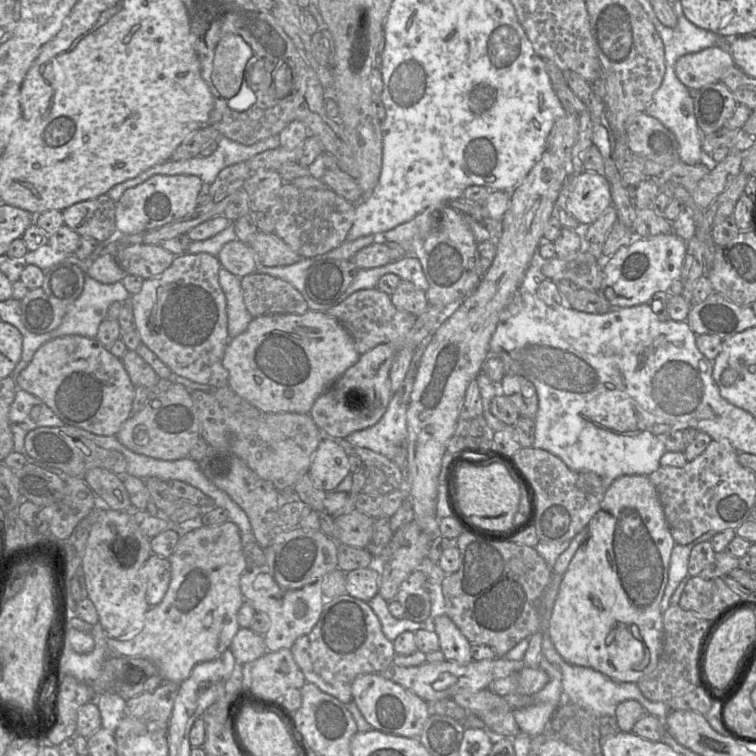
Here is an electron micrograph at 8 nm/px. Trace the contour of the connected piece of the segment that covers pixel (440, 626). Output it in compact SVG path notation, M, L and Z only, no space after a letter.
M447 615L434 616L430 627L438 635L439 649L446 660L458 664L468 664L473 660L470 642Z

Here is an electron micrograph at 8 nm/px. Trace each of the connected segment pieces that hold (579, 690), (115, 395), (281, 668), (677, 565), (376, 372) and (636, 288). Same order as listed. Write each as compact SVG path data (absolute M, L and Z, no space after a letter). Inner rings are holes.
M543 632L542 635L541 654L550 663L559 668L562 675L564 700L572 701L586 711L593 713L597 718L602 716L614 717L617 705L630 699L638 701L648 714L654 715L659 719L665 719L670 712L665 702L653 702L645 698L635 682L617 682L592 668L567 663L556 651L548 632Z
M65 335L43 344L17 376L15 383L18 389L41 399L66 425L101 436L116 436L131 416L135 397L135 386L121 359L111 354L96 338L79 335Z
M290 649L267 651L258 659L243 664L242 688L238 695L249 696L260 700L280 699L290 688L300 689L306 683L305 677L296 664Z
M708 531L687 545L674 545L670 557L668 582L660 602L662 614L670 606L670 598L677 586L688 575L688 562L692 548L701 542L710 541L717 533L717 531Z
M381 343L377 345L362 354L356 364L347 369L317 398L309 414L323 435L333 439L344 439L353 432L375 425L381 419L393 395L390 368L395 353L395 347L392 344ZM351 389L358 390L363 396L363 404L360 408L351 409L346 404L346 395Z
M675 232L651 237L635 237L629 245L620 247L613 255L598 259L603 281L600 292L613 308L647 303L657 292L669 291L674 280L682 275L687 241Z

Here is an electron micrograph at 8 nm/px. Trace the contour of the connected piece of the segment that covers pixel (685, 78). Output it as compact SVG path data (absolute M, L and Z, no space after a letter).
M713 46L681 56L674 69L678 79L688 89L699 89L719 82L724 70L734 65L734 60L726 48Z

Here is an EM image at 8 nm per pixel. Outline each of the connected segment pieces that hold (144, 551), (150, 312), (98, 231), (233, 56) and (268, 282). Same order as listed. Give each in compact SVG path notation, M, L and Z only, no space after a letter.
M104 506L90 531L81 564L88 598L98 614L99 630L118 640L136 636L144 626L145 614L150 608L141 568L152 555L151 539L139 530L134 519L135 510L138 509L115 511Z
M204 252L181 254L176 256L170 267L161 275L145 279L140 292L130 297L134 327L142 343L170 368L173 375L212 387L227 386L229 376L229 372L223 366L229 335L227 300L219 283L221 267L218 256Z
M103 194L78 202L62 211L64 224L80 237L91 237L105 243L117 236L116 203Z
M227 34L217 44L211 79L220 95L229 100L240 91L247 62L253 52L239 35Z
M252 273L241 278L242 296L253 318L272 314L304 314L309 310L303 295L289 282Z

